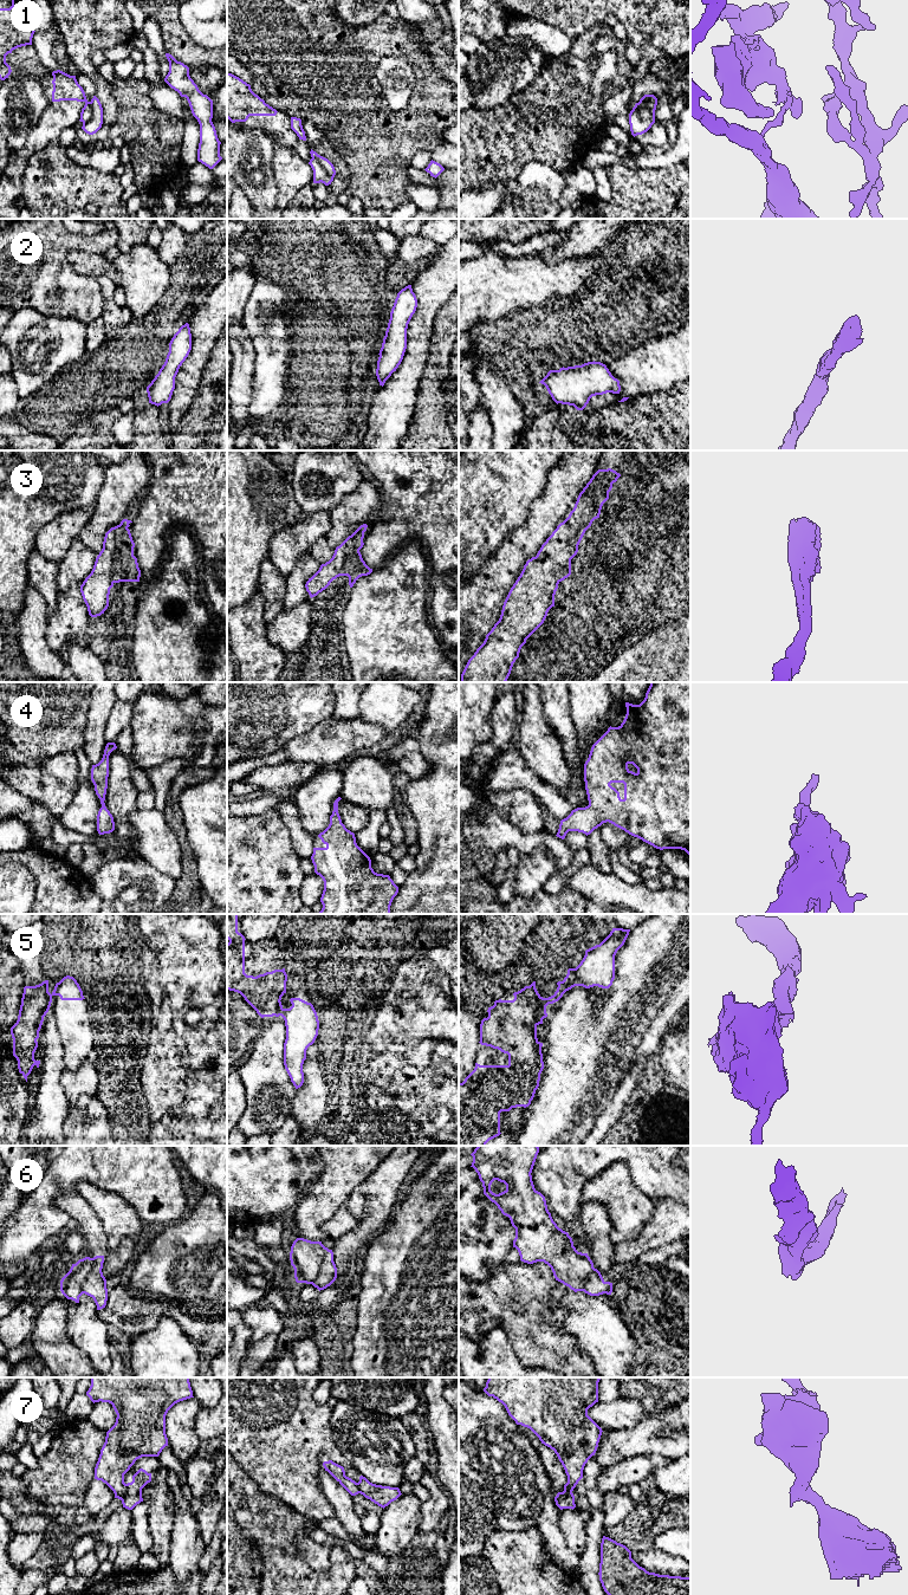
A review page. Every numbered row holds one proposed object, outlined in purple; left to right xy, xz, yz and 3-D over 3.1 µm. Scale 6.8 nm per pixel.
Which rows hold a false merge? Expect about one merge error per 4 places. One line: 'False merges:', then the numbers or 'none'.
False merges: 1, 5, 6, 7

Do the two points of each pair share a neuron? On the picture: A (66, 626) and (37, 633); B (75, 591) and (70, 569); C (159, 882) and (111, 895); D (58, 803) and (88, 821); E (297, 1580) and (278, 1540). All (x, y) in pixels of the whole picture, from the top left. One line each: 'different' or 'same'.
A: different
B: different
C: same
D: different
E: same

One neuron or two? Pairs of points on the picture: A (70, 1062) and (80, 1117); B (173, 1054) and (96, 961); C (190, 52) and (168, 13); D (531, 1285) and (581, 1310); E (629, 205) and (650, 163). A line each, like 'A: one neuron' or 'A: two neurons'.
A: two neurons
B: two neurons
C: one neuron
D: two neurons
E: two neurons

